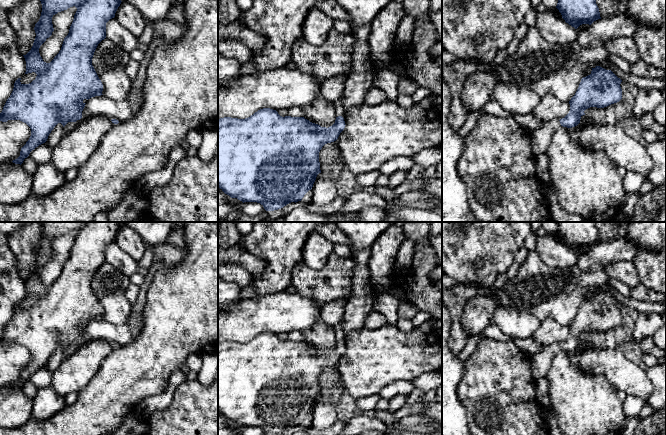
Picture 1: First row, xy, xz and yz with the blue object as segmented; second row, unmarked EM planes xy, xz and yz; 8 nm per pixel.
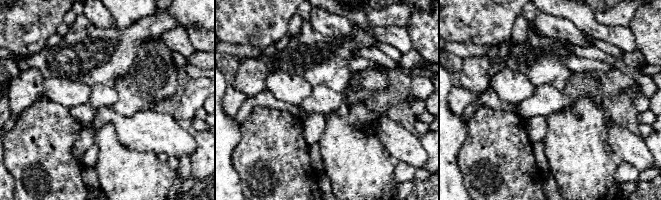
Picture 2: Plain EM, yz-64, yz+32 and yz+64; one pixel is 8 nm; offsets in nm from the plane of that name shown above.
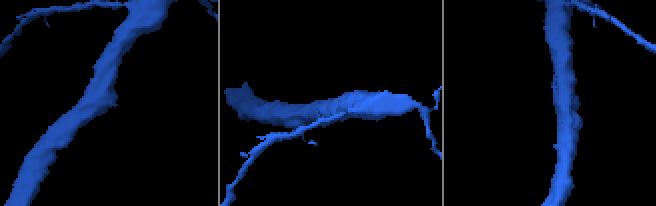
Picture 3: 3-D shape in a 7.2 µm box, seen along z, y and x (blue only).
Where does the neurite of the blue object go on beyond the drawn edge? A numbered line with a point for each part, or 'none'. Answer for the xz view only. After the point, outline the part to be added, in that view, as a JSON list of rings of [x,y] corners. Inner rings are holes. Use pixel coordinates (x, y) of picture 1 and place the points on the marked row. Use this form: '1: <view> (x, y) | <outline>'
1: xz (339, 108) | [[[342,97],[334,102],[336,117],[343,116],[345,113]]]

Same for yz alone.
1: yz (541, 137) | [[[552,120],[543,122],[539,128],[531,132],[531,146],[534,158],[546,153],[555,130],[560,126],[559,120]]]

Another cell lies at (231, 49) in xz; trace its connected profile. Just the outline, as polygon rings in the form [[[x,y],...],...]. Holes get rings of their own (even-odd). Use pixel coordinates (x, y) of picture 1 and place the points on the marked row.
[[[224,40],[218,43],[218,53],[228,59],[234,59],[240,64],[252,61],[252,51],[245,44],[235,40]]]

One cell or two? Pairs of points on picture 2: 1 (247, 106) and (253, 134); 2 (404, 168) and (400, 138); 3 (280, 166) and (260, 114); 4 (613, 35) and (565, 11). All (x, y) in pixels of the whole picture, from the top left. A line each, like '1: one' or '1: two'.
1: two
2: two
3: one
4: one

